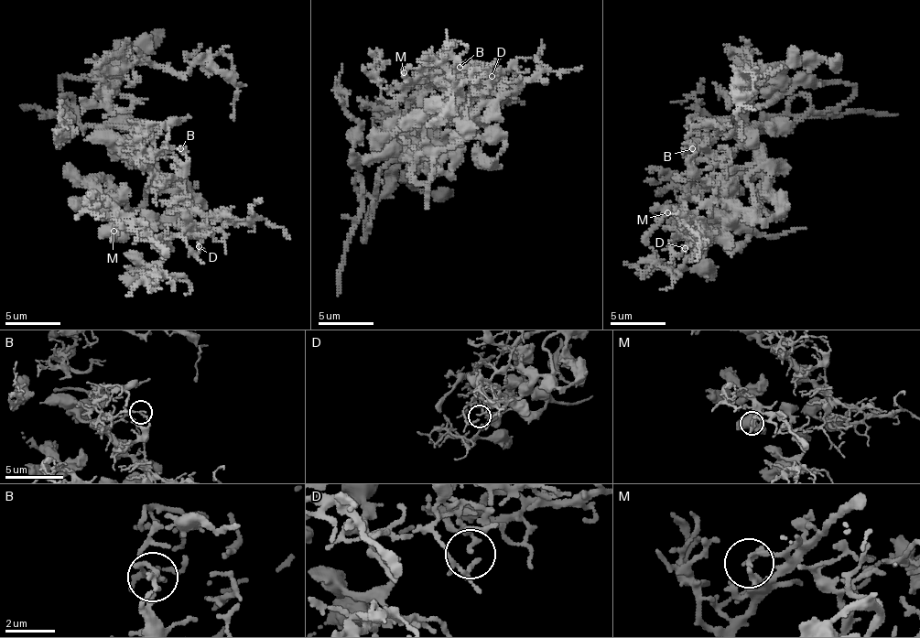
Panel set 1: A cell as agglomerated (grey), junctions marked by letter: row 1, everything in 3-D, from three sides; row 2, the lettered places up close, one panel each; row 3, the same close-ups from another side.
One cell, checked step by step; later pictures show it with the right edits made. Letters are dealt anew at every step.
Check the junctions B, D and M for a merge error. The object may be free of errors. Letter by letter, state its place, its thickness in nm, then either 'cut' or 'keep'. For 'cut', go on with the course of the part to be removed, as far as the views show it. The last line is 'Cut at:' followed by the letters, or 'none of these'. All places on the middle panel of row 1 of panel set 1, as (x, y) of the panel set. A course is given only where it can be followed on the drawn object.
B: place (460, 67); calibre 170 nm; keep
D: place (492, 76); calibre 160 nm; keep
M: place (404, 72); calibre 130 nm; keep
Cut at: none of these

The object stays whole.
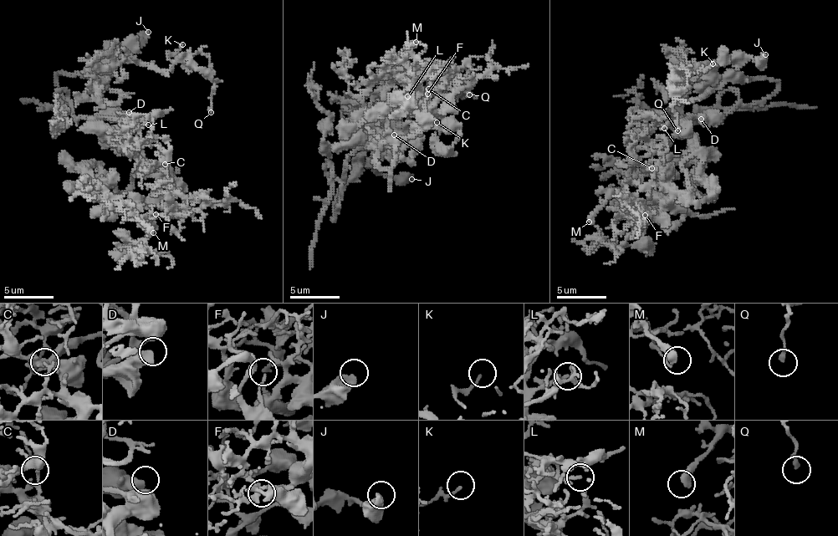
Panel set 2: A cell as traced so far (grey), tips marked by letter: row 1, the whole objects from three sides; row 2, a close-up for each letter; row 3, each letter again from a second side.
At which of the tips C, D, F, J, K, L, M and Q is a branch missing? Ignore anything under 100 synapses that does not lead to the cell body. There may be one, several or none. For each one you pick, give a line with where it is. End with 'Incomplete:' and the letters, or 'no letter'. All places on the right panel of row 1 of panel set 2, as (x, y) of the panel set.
Incomplete: no letter

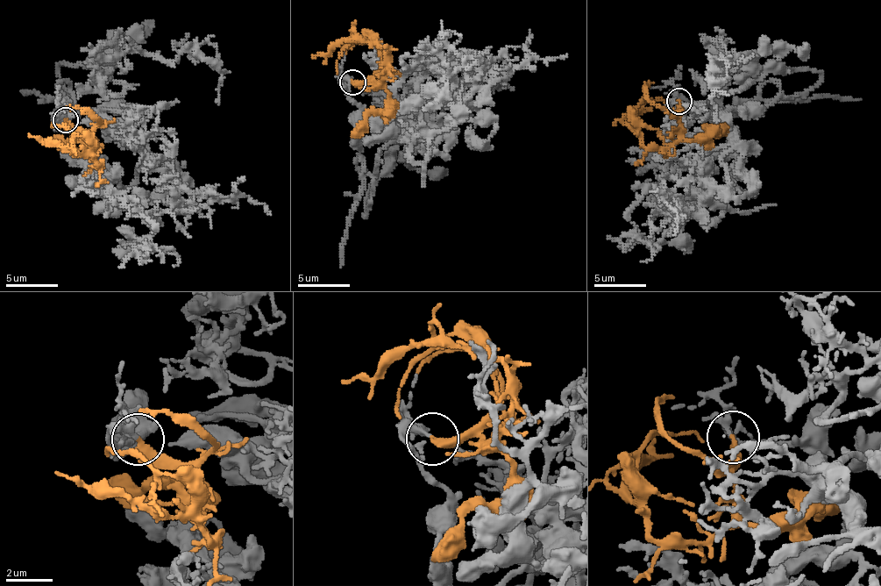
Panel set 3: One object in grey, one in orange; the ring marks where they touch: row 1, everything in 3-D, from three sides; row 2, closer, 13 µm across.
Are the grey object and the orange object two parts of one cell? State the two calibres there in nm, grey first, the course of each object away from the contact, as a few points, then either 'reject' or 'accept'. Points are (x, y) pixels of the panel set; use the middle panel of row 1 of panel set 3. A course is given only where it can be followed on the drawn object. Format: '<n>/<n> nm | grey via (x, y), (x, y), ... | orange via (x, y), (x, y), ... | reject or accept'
200/360 nm | grey via (351, 80), (356, 165), (416, 117), (446, 158), (398, 137), (394, 107), (451, 31) | orange via (351, 82), (375, 83), (387, 72), (378, 47), (372, 41), (345, 41), (312, 58) | accept

